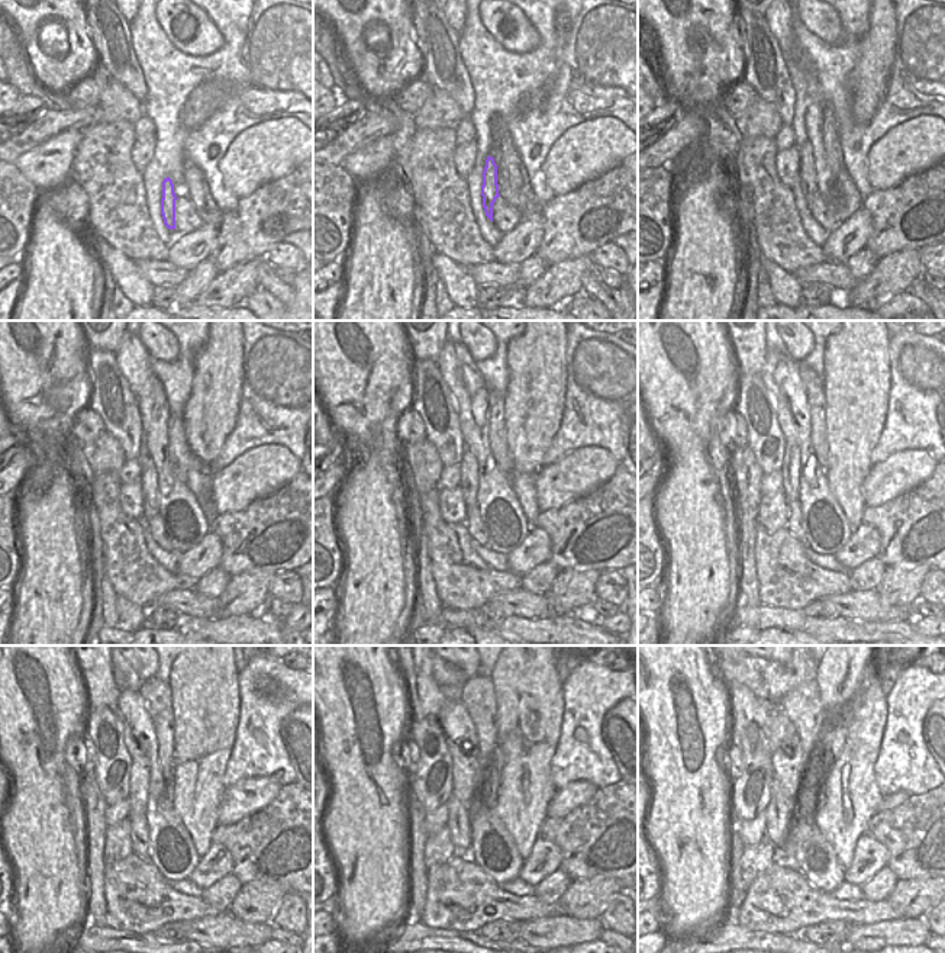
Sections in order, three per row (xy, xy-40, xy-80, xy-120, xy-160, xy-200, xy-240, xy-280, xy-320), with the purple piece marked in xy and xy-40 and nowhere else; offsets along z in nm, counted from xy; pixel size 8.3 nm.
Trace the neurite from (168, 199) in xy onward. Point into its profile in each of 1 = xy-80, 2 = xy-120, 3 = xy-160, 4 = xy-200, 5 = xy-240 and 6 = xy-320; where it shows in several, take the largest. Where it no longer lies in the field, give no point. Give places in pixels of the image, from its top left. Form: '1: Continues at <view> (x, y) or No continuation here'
1: Continues at xy-80 (808, 171)
2: Continues at xy-120 (148, 477)
3: Continues at xy-160 (468, 466)
4: Continues at xy-200 (792, 463)
5: Continues at xy-240 (139, 778)
6: Continues at xy-320 (789, 762).

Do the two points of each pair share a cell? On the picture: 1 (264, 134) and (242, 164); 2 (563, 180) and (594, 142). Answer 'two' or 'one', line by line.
1: one
2: one

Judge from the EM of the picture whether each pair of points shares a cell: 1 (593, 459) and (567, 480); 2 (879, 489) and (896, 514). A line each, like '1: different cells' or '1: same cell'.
1: same cell
2: different cells

